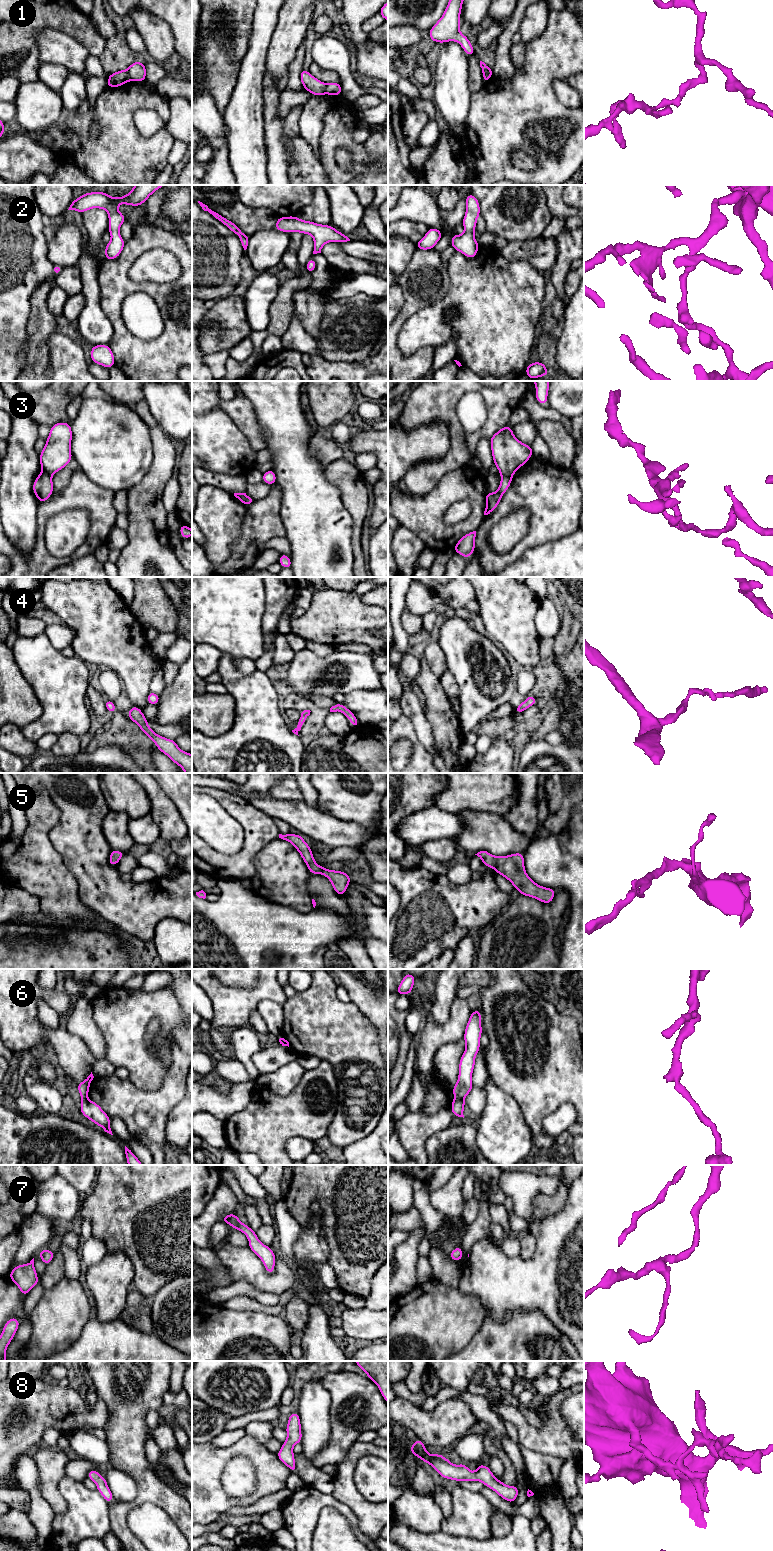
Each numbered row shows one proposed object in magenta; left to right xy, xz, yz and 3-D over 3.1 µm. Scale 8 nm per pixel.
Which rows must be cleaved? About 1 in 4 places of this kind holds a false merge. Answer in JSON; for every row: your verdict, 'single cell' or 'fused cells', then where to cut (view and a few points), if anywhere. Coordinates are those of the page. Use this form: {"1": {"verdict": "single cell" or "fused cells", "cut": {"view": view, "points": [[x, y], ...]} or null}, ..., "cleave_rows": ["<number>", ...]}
{"1": {"verdict": "fused cells", "cut": {"view": "xy", "points": [[126, 70], [131, 79]]}}, "2": {"verdict": "single cell", "cut": null}, "3": {"verdict": "fused cells", "cut": {"view": "yz", "points": [[501, 474], [511, 477]]}}, "4": {"verdict": "single cell", "cut": null}, "5": {"verdict": "single cell", "cut": null}, "6": {"verdict": "fused cells", "cut": {"view": "yz", "points": [[455, 1098], [463, 1100]]}}, "7": {"verdict": "single cell", "cut": null}, "8": {"verdict": "single cell", "cut": null}, "cleave_rows": ["1", "3", "6"]}

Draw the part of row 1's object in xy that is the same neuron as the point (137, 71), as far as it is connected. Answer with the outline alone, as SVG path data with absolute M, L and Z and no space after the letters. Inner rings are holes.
M140 61L133 62L128 67L127 71L128 71L128 74L131 78L131 80L133 80L135 82L141 82L141 81L146 80L146 67Z

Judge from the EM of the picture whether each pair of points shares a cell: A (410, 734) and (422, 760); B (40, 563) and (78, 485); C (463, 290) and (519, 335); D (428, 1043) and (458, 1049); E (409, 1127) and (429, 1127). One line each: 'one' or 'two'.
A: one
B: one
C: one
D: two
E: one

